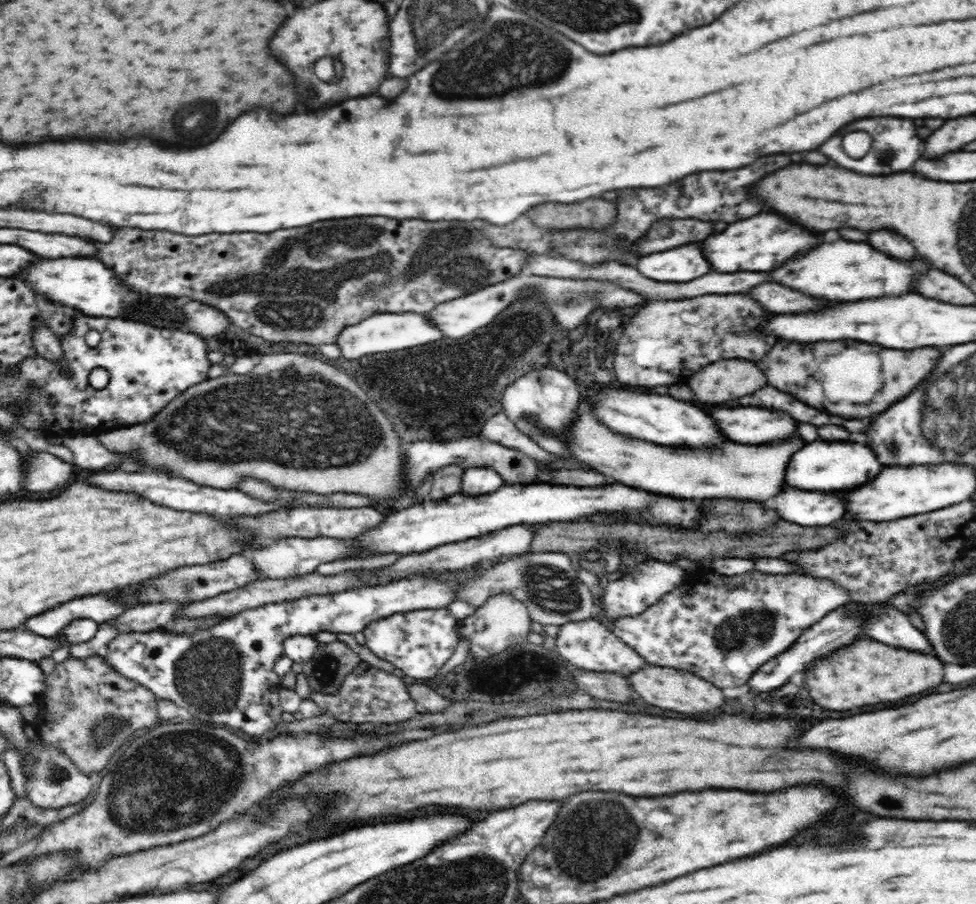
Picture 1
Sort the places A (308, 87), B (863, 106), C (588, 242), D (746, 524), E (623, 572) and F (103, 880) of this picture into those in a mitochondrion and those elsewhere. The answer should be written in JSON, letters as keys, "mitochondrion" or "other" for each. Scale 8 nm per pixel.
{"A":"mitochondrion","B":"other","C":"mitochondrion","D":"mitochondrion","E":"other","F":"other"}

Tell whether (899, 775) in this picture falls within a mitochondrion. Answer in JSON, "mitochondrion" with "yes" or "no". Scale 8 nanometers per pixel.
{"mitochondrion":"no"}

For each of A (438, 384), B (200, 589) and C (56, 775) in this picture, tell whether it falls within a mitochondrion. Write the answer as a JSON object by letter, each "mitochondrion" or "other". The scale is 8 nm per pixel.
{"A":"mitochondrion","B":"other","C":"mitochondrion"}

